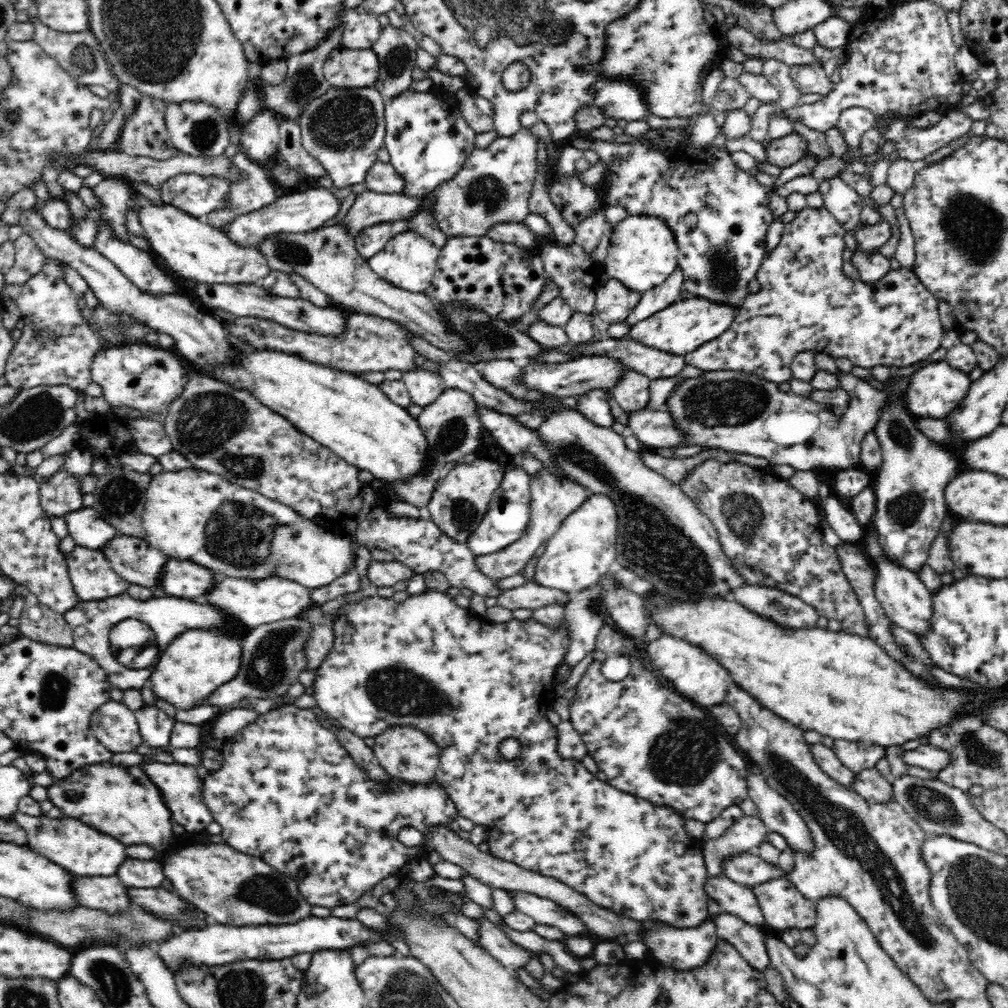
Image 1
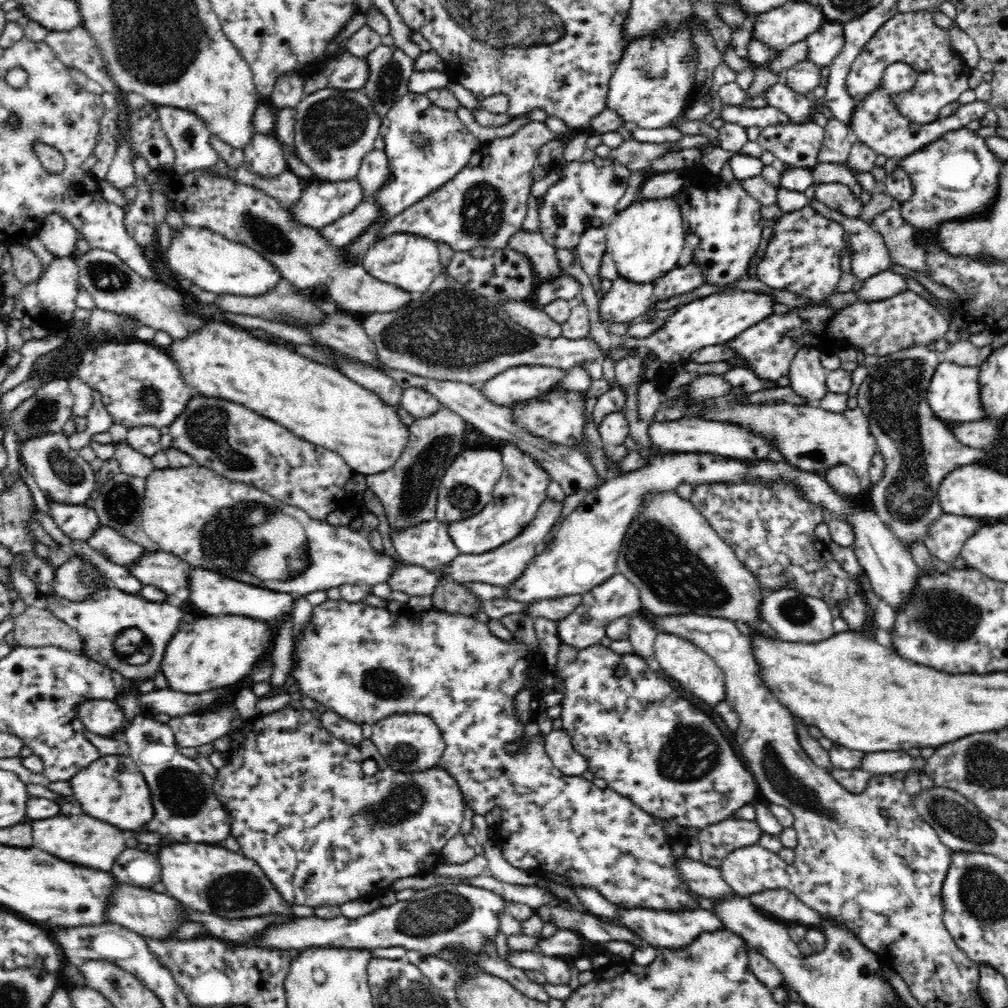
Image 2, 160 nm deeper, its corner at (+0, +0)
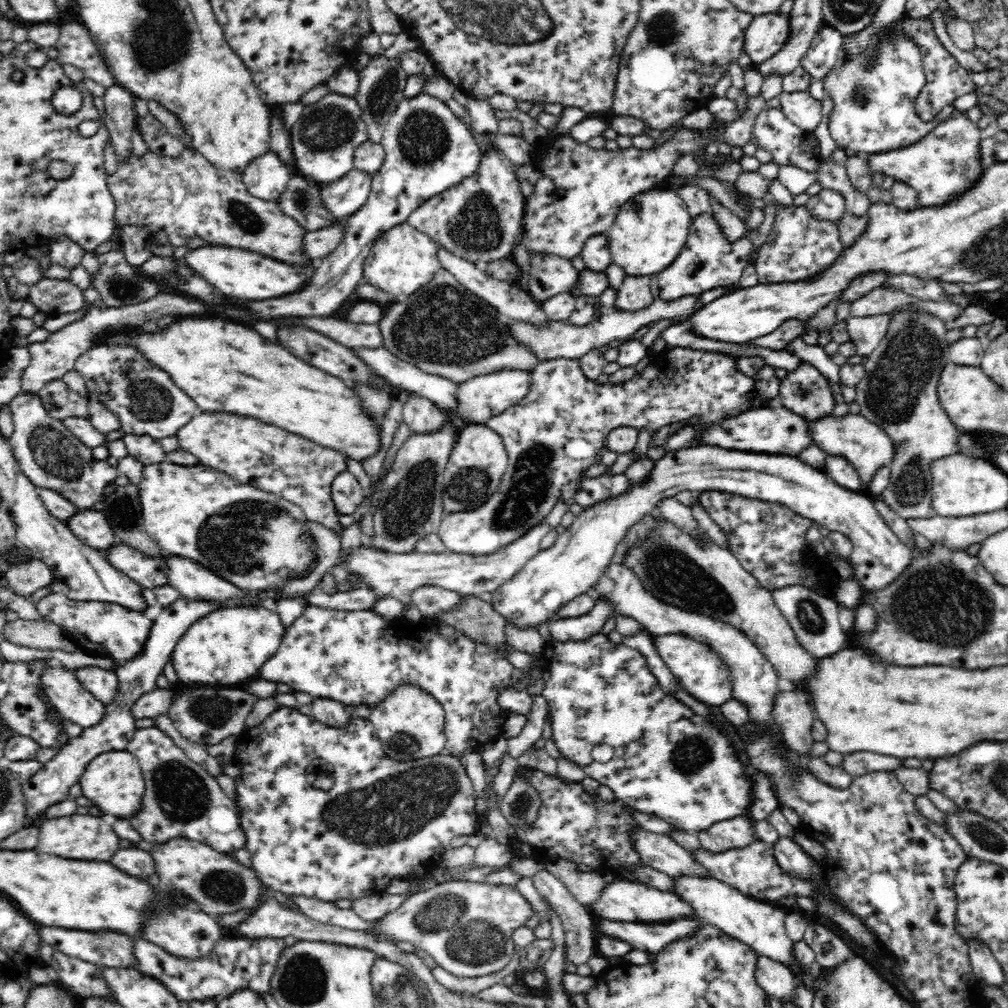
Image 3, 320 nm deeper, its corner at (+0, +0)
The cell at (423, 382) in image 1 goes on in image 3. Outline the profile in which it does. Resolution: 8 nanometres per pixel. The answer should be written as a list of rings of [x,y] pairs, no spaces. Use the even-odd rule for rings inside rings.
[[[410,394],[403,406],[403,422],[411,433],[428,434],[440,430],[447,422],[447,413],[431,400]]]

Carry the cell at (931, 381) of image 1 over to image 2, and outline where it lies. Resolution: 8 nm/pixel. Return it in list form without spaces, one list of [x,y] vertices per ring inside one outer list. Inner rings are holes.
[[[942,361],[934,371],[927,390],[927,401],[930,408],[950,423],[967,423],[979,420],[990,421],[981,401],[979,369],[968,365],[947,363]]]

